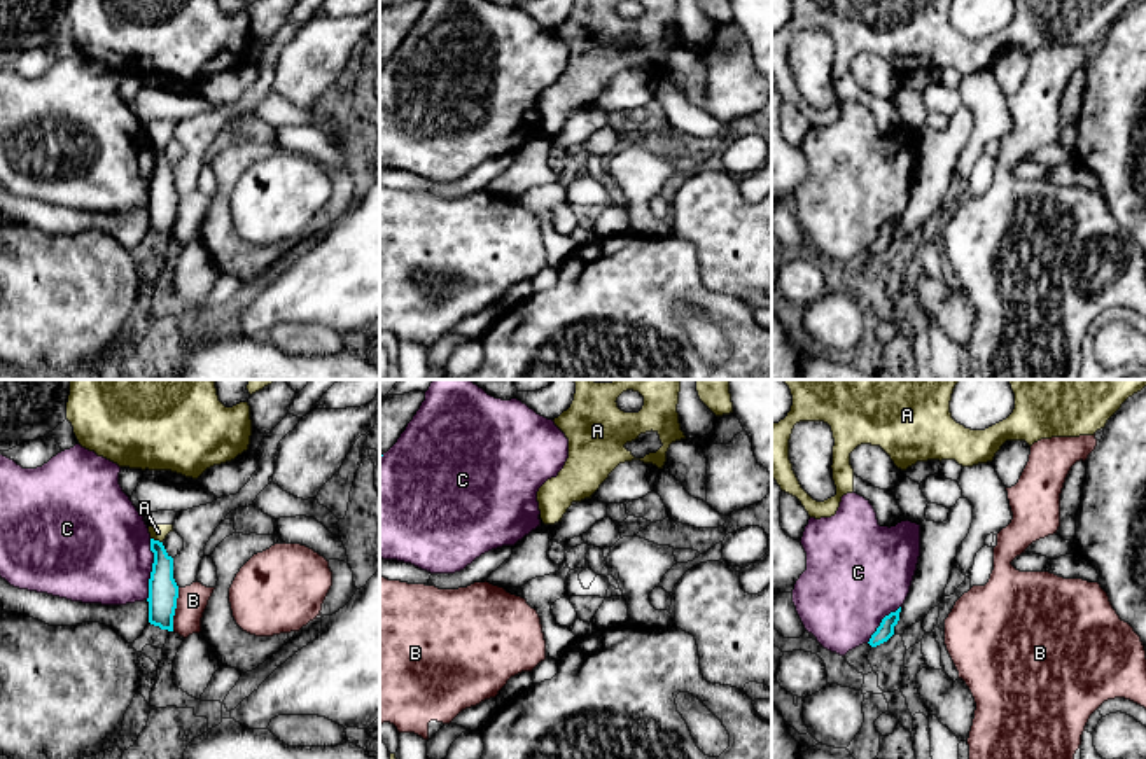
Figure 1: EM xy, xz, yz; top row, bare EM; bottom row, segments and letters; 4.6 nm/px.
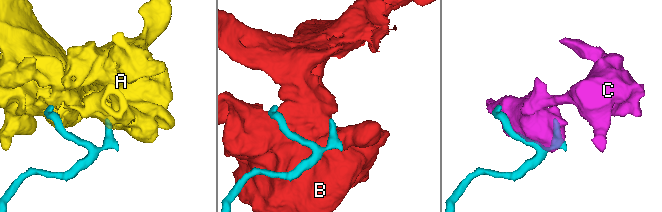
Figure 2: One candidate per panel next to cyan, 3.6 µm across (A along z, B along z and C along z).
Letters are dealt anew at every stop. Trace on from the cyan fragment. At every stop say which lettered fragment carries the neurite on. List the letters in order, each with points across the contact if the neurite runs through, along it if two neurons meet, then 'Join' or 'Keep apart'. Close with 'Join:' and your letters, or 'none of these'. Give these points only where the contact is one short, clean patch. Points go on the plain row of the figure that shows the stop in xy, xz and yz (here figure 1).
A: Boundary: xy (151, 146), (161, 151). Keep apart
B: Boundary: xy (179, 196), (172, 238). Keep apart
C: Keep apart
Join: none of these

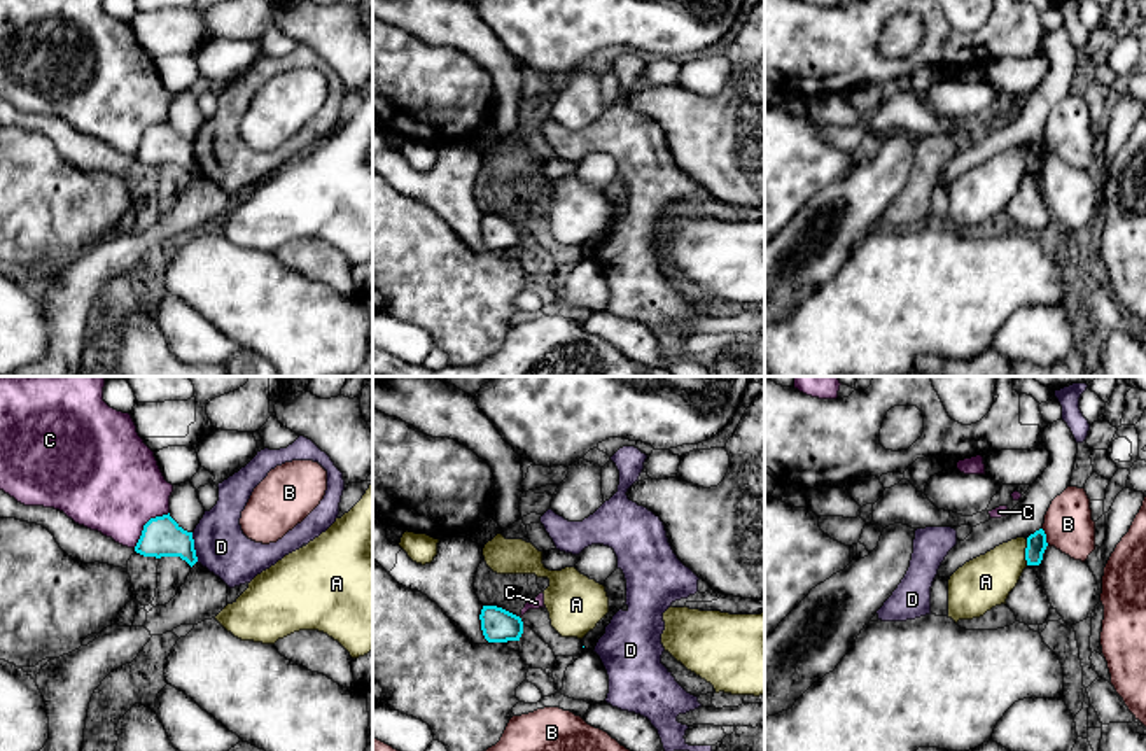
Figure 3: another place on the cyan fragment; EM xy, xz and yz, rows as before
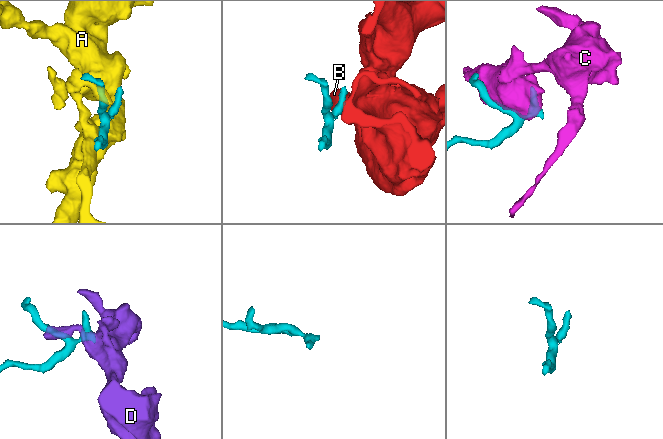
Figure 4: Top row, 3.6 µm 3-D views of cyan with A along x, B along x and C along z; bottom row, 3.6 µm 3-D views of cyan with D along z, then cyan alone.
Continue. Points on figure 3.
A: Keep apart
B: Boundary: yz (1041, 137), (1048, 151). Keep apart
C: Keep apart
D: Boundary: xy (191, 140), (198, 168). Keep apart
Join: none of these

